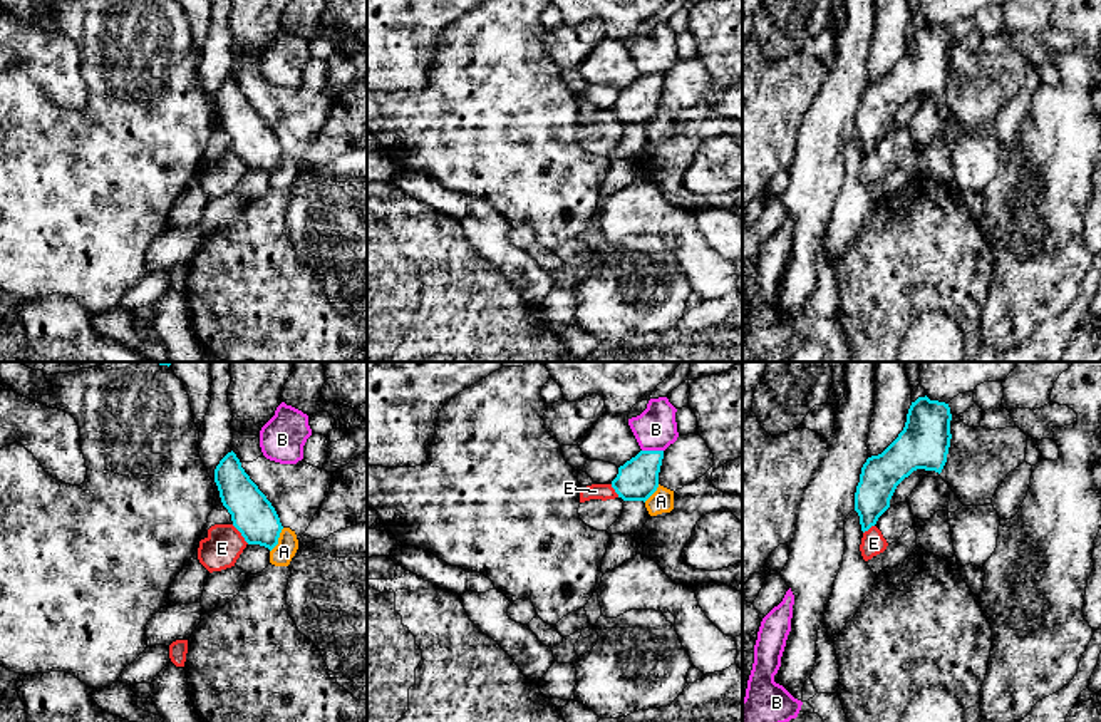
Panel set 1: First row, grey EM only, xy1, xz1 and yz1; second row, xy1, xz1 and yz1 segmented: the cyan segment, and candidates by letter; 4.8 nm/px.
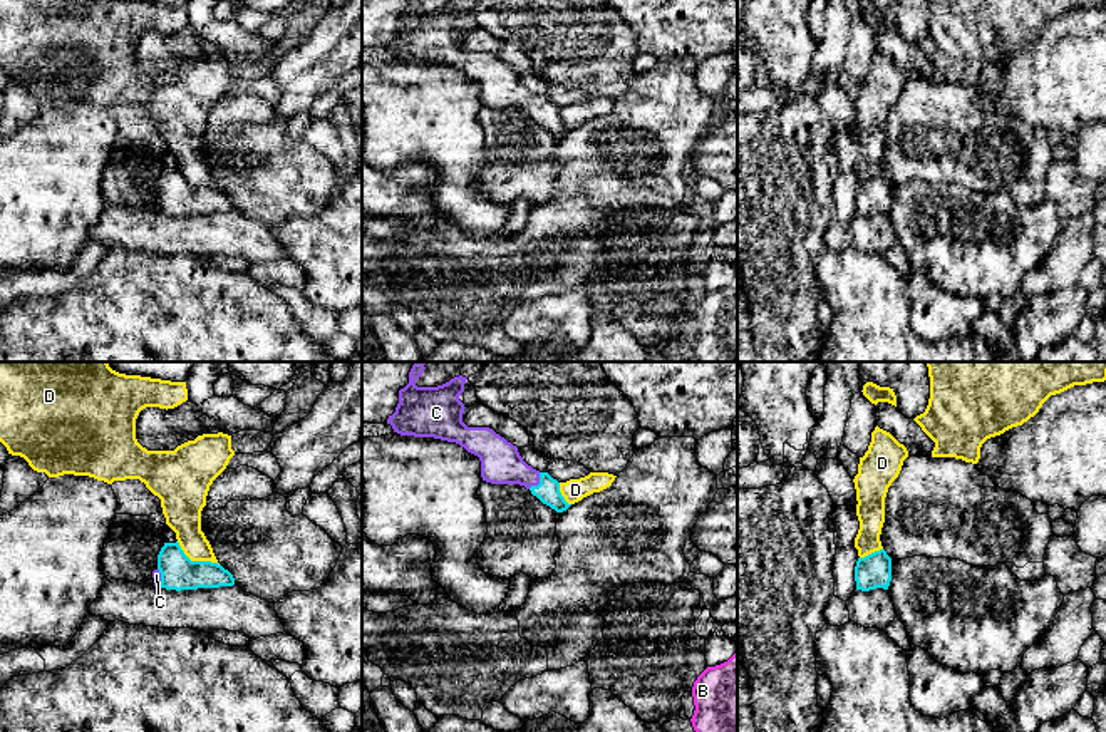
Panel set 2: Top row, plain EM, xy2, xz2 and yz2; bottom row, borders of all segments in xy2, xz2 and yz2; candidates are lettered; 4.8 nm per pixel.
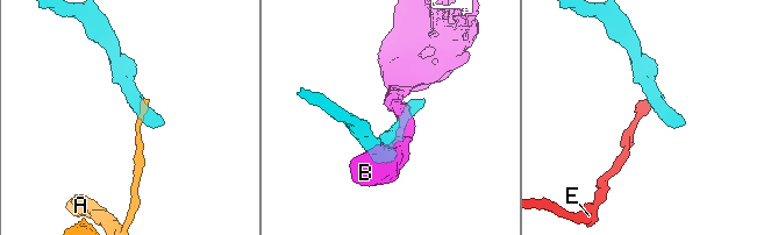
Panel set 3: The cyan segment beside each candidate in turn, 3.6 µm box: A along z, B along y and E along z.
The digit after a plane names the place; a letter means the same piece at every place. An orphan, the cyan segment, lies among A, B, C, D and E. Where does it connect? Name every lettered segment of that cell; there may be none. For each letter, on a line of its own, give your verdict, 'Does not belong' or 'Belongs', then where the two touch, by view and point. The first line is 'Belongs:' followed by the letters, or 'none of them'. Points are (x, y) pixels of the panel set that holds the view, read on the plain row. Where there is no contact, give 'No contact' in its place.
Belongs: C
A: Does not belong. Touches cyan at xy1 (277, 165)
B: Does not belong. Touches cyan at xz1 (652, 76)
C: Belongs. Touches cyan at xz2 (540, 108)
D: Does not belong. Touches cyan at xy2 (196, 186)
E: Does not belong. Touches cyan at xy1 (242, 159)

